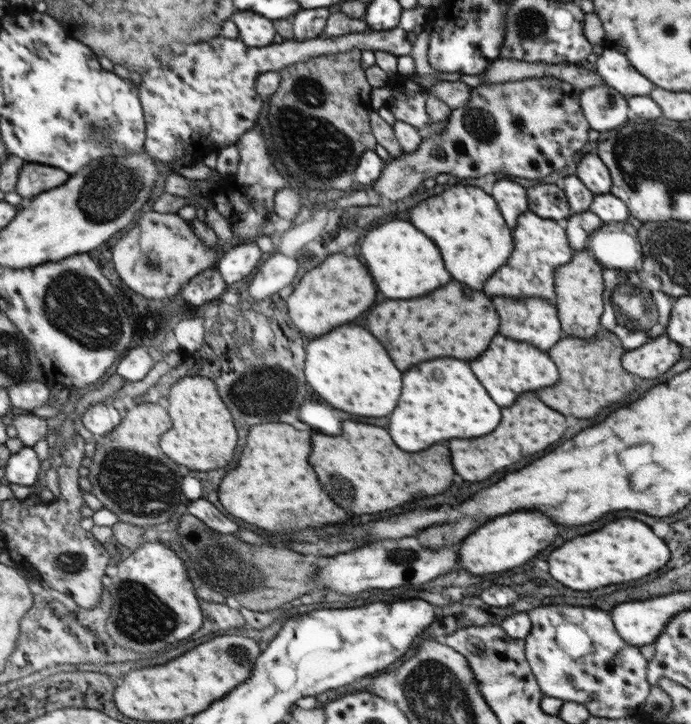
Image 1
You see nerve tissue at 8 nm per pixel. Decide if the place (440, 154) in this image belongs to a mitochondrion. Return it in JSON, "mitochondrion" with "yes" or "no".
{"mitochondrion":"no"}

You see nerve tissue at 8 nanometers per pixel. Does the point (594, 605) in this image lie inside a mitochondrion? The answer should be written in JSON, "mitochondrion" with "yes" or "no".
{"mitochondrion":"no"}

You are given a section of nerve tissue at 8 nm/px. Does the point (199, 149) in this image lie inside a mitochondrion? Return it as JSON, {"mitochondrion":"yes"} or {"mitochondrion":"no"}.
{"mitochondrion":"no"}

